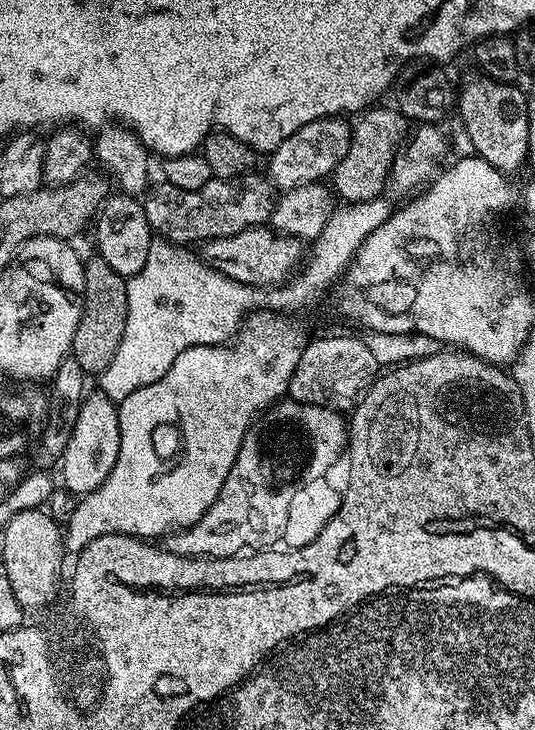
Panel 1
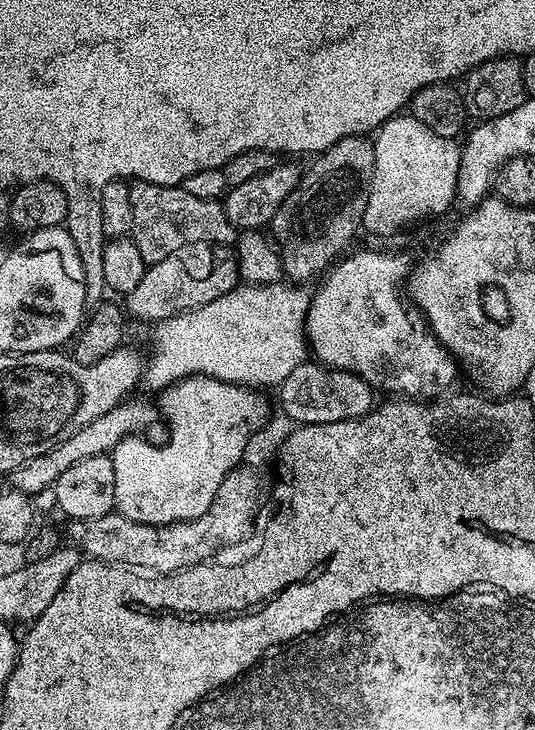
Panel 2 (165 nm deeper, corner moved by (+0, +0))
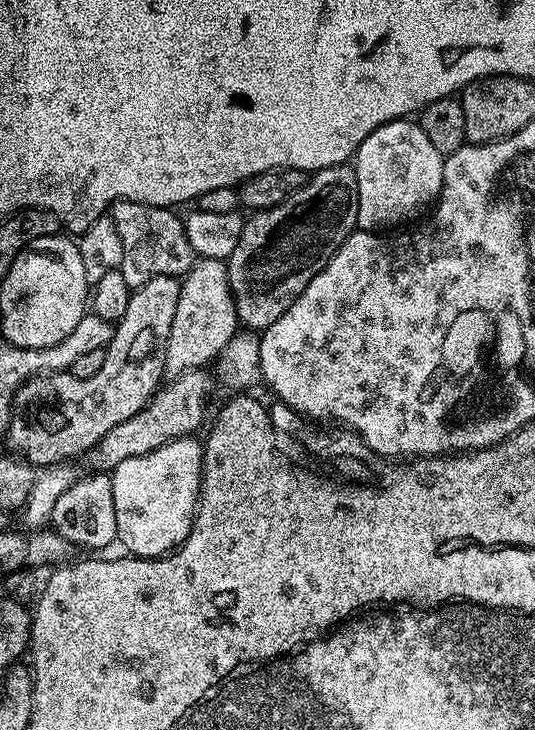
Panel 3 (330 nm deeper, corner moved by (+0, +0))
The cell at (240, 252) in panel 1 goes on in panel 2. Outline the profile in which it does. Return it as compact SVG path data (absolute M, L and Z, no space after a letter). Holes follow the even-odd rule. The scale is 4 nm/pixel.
M192 246L174 250L174 254L162 258L162 262L145 267L142 282L126 293L126 312L131 319L133 316L149 322L174 318L192 308L206 306L206 302L214 302L214 298L222 298L222 294L232 291L237 284L236 257L227 247Z

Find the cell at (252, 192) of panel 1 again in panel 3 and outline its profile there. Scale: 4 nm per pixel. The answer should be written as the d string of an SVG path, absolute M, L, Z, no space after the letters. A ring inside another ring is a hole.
M114 200L110 204L110 215L112 221L118 226L118 236L122 238L122 250L124 251L124 261L121 262L118 271L124 275L126 282L133 290L141 288L150 278L159 276L183 277L194 263L194 253L188 245L186 230L183 219L170 208L159 208L156 204L141 204L140 202L130 202L129 200Z

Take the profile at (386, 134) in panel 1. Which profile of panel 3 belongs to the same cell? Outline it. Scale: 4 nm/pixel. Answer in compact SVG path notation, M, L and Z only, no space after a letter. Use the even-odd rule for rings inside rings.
M351 163L335 164L323 168L321 172L313 172L308 180L294 194L290 194L278 206L267 208L261 212L252 212L244 221L242 238L238 238L238 246L234 246L234 254L226 261L228 266L228 285L236 303L236 319L248 330L269 328L310 286L314 274L324 268L324 264L346 242L350 233L357 231L358 222L358 178L355 167Z

